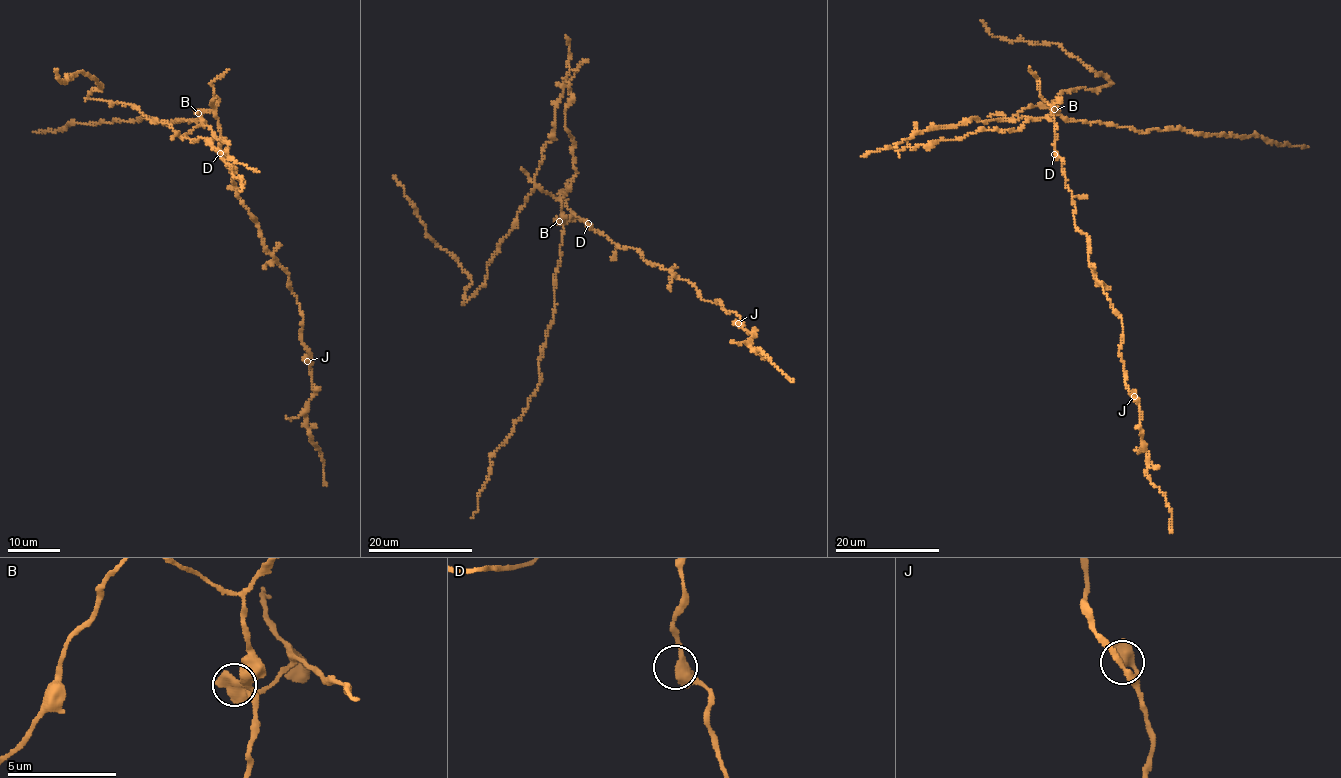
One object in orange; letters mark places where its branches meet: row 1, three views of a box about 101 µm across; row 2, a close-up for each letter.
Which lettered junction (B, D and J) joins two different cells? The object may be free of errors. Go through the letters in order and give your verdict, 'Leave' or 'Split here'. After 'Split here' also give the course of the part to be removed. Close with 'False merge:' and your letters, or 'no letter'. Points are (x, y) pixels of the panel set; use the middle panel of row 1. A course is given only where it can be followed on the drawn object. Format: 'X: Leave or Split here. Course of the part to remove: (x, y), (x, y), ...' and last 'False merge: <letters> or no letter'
B: Split here. Course of the part to remove: (559, 221), (561, 201), (536, 185), (487, 265), (485, 283), (465, 300), (470, 276), (426, 234), (394, 176)
D: Leave
J: Leave
False merge: B

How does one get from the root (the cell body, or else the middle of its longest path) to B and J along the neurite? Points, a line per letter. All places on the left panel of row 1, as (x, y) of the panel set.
B: (221, 153), (221, 131), (216, 115), (208, 110), (199, 113)
J: (221, 153), (265, 249), (288, 274), (302, 316), (301, 341), (311, 358), (307, 361)

